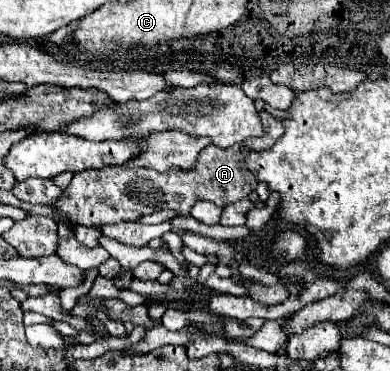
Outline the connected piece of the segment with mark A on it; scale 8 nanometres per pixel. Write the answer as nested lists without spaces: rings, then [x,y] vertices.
[[[259,111],[263,123],[263,137],[247,139],[241,145],[219,149],[205,147],[191,171],[171,169],[165,173],[153,169],[131,169],[131,167],[103,167],[87,169],[73,175],[71,183],[63,189],[63,199],[57,199],[53,209],[61,221],[73,221],[87,227],[101,227],[107,223],[119,221],[137,221],[145,215],[151,215],[157,209],[175,209],[177,213],[187,215],[197,201],[211,201],[217,207],[227,207],[245,199],[255,191],[257,179],[245,167],[245,157],[255,149],[269,149],[283,135],[283,125],[279,119],[271,117],[267,111]]]

